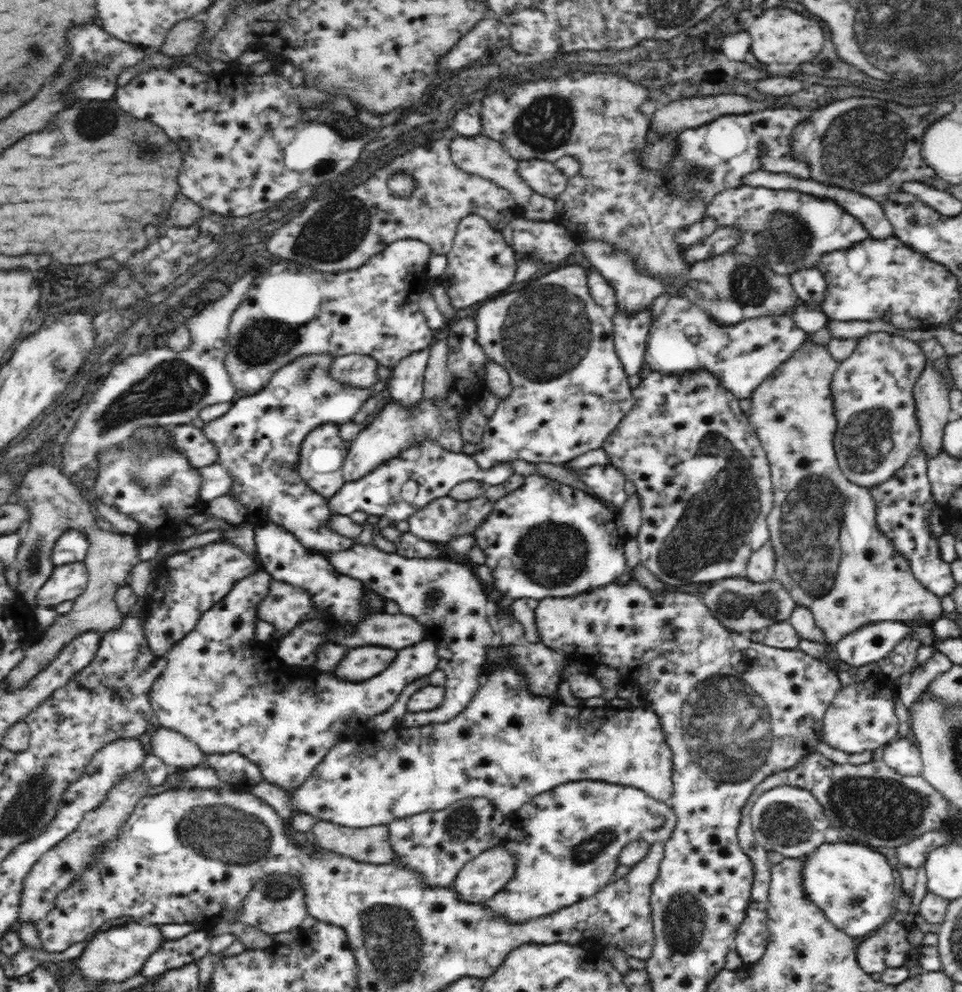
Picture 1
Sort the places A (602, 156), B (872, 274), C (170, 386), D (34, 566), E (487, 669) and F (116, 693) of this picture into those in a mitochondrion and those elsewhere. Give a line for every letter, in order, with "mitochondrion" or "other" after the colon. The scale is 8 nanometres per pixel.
A: other
B: other
C: mitochondrion
D: mitochondrion
E: other
F: other

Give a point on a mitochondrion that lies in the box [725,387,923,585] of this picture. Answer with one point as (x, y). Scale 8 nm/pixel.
(868, 437)

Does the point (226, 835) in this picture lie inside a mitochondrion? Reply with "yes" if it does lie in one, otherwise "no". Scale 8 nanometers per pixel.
yes

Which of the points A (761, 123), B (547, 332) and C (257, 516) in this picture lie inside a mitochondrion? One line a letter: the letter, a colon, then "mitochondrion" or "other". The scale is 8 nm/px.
A: other
B: mitochondrion
C: other

